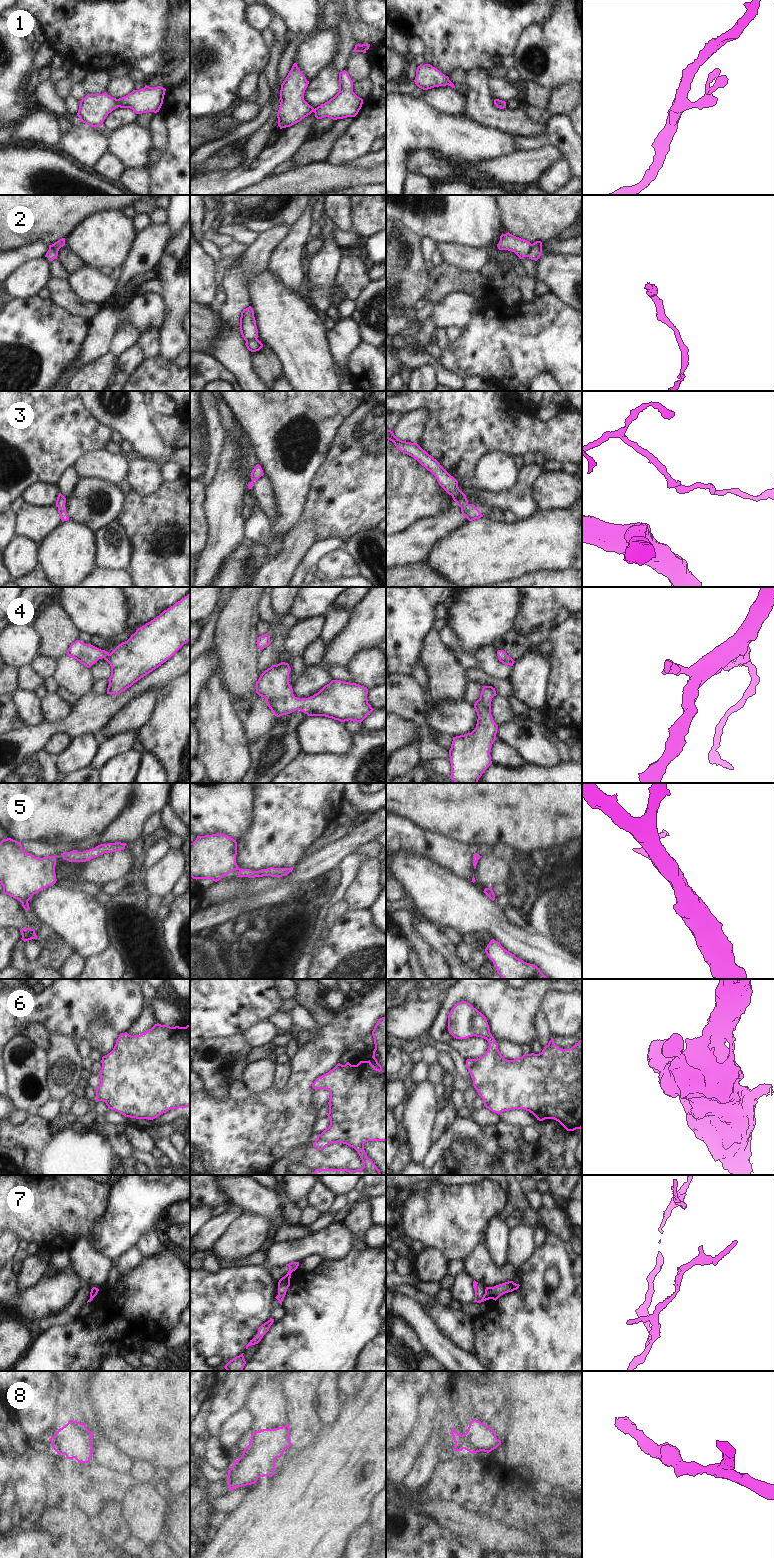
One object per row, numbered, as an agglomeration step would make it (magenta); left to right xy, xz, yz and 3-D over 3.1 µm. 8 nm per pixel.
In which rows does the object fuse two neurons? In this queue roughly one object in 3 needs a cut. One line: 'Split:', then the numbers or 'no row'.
Split: 2, 7

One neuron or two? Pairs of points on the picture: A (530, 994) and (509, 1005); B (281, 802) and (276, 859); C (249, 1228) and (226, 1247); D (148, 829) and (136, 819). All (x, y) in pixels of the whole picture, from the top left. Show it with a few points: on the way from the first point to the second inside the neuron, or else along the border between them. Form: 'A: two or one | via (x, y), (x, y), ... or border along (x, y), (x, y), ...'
A: one | via (525, 999), (519, 1005), (514, 1005)
B: one | via (281, 816), (281, 831), (276, 838), (276, 845)
C: one | via (243, 1234), (232, 1244)
D: two | border along (159, 811), (151, 813), (145, 820), (142, 834)

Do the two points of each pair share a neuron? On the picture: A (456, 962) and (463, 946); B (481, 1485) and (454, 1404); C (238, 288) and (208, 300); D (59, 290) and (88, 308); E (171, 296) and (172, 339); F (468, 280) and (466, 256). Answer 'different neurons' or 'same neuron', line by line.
A: different neurons
B: different neurons
C: different neurons
D: same neuron
E: same neuron
F: different neurons

